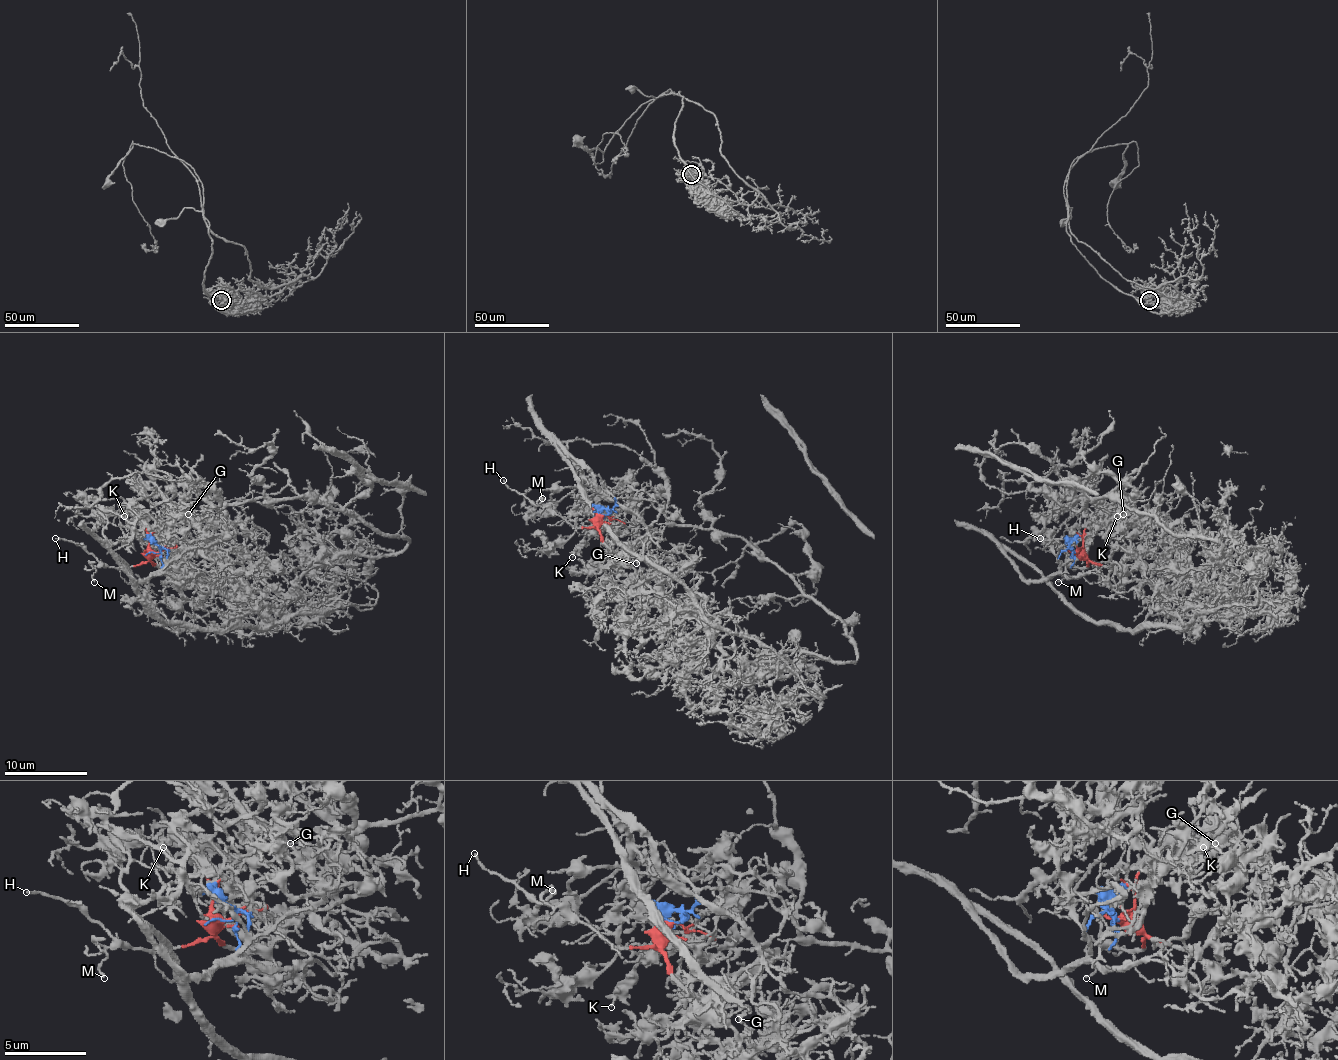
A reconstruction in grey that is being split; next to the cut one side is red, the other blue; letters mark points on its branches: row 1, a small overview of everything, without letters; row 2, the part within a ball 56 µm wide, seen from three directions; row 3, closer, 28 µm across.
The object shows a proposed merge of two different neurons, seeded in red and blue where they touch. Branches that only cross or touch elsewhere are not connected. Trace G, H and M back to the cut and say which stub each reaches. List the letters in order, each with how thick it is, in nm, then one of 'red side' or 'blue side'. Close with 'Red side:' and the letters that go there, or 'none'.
G: 140 nm thick; blue side
H: 130 nm thick; red side
M: 120 nm thick; red side
Red side: H, M

